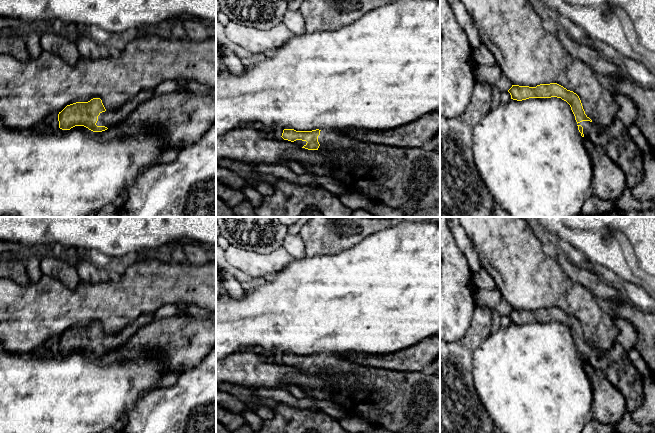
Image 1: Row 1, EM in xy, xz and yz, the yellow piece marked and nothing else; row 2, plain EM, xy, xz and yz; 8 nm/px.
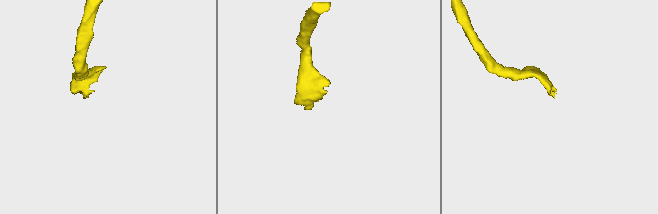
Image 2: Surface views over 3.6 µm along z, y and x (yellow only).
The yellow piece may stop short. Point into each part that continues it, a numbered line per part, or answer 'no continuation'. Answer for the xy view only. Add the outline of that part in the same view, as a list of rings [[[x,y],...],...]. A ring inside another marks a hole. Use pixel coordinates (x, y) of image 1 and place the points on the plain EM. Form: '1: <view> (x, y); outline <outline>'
1: xy (109, 342); outline [[[145,313],[116,334],[106,334],[98,340],[97,350],[111,352],[125,345],[142,327],[154,321],[153,313]]]

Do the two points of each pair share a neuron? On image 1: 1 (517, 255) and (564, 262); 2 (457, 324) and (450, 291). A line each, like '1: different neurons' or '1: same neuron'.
1: different neurons
2: same neuron

